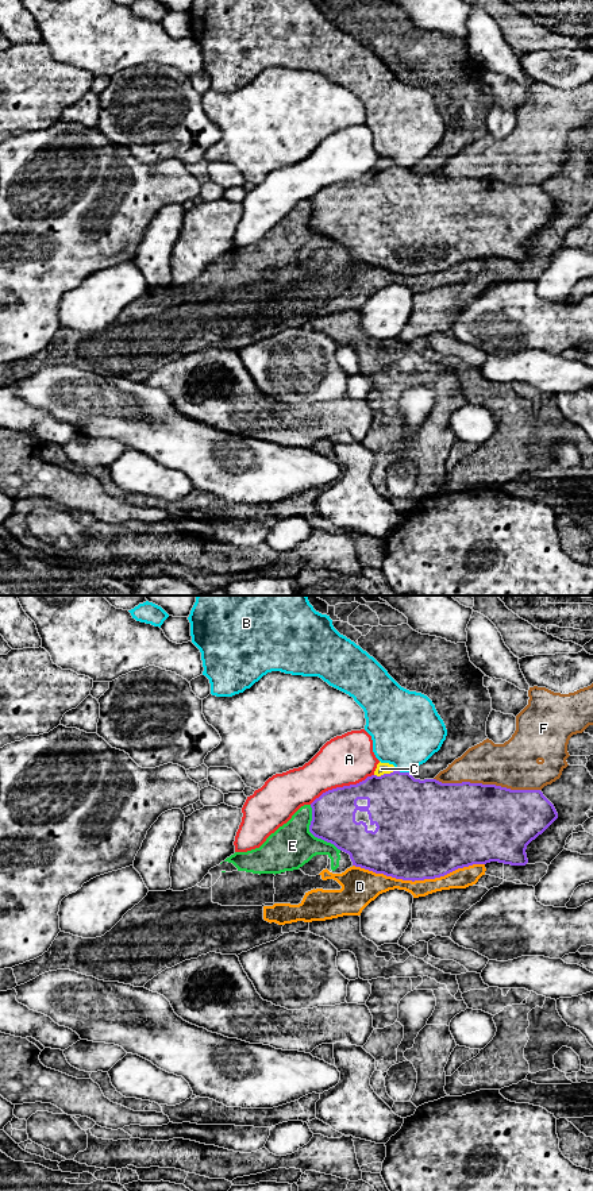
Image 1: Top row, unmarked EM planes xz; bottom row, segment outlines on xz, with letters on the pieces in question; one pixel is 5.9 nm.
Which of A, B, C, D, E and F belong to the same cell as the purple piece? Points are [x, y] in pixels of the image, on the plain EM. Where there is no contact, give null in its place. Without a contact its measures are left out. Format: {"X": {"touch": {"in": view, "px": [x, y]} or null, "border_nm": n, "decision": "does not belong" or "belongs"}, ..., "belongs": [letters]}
{"A": {"touch": {"in": "xz", "px": [341, 182]}, "border_nm": 420, "decision": "does not belong"}, "B": {"touch": {"in": "xz", "px": [403, 168]}, "border_nm": 90, "decision": "does not belong"}, "C": {"touch": {"in": "xz", "px": [384, 169]}, "border_nm": 130, "decision": "belongs"}, "D": {"touch": {"in": "xz", "px": [418, 274]}, "border_nm": 800, "decision": "does not belong"}, "E": {"touch": {"in": "xz", "px": [312, 228]}, "border_nm": 320, "decision": "does not belong"}, "F": {"touch": {"in": "xz", "px": [486, 180]}, "border_nm": 650, "decision": "does not belong"}, "belongs": ["C"]}

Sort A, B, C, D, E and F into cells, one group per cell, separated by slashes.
A / B / C / D E / F

